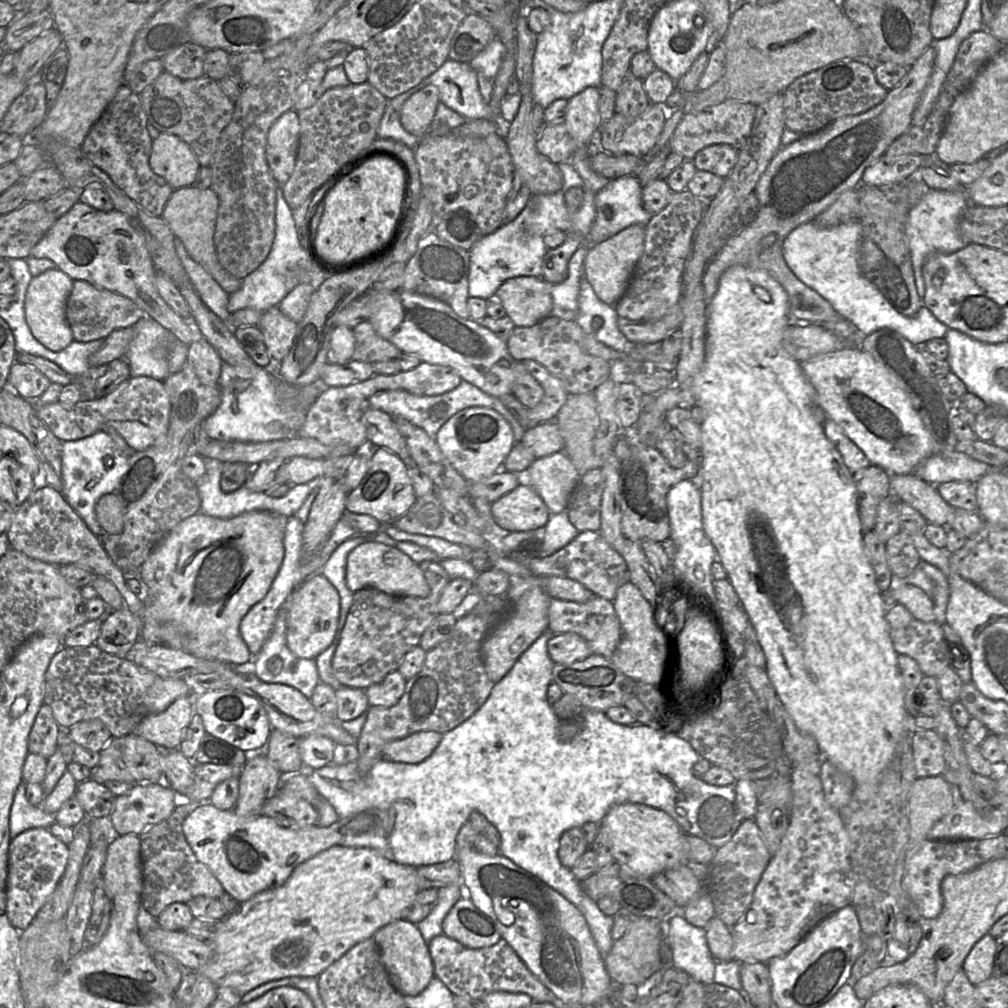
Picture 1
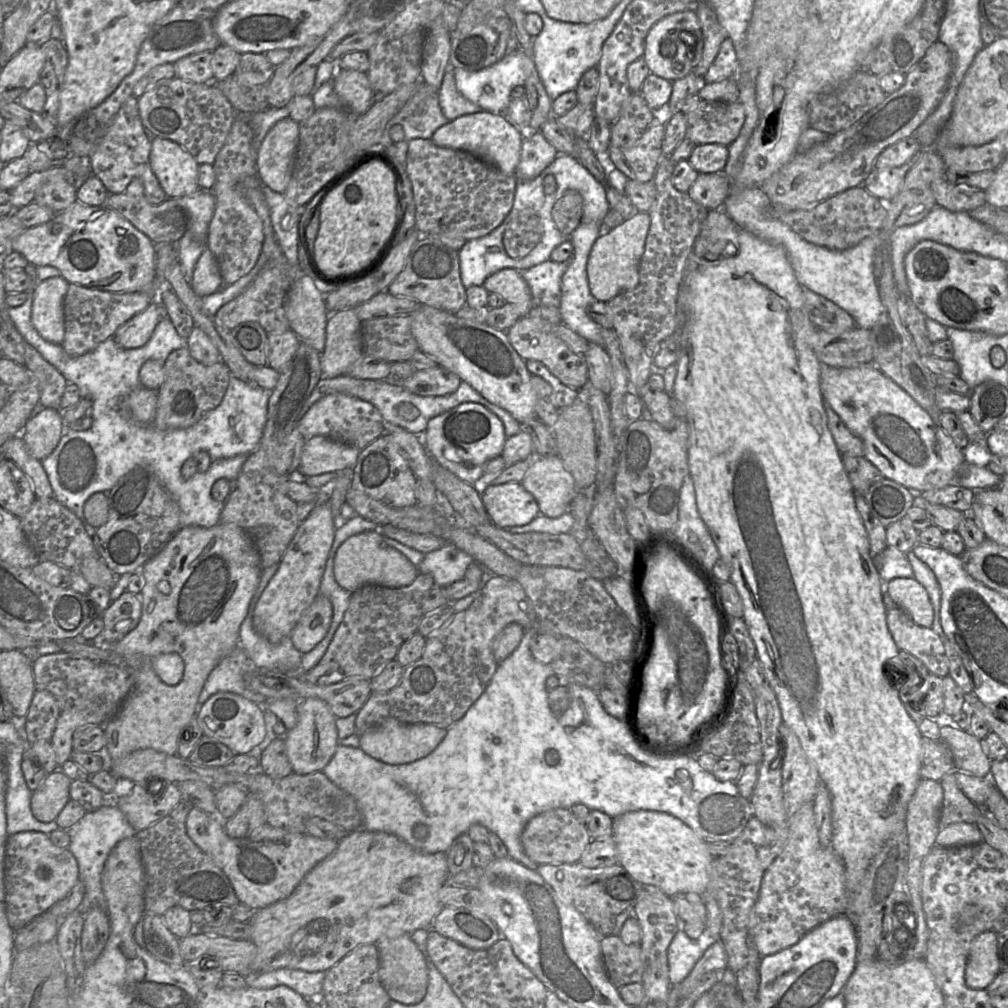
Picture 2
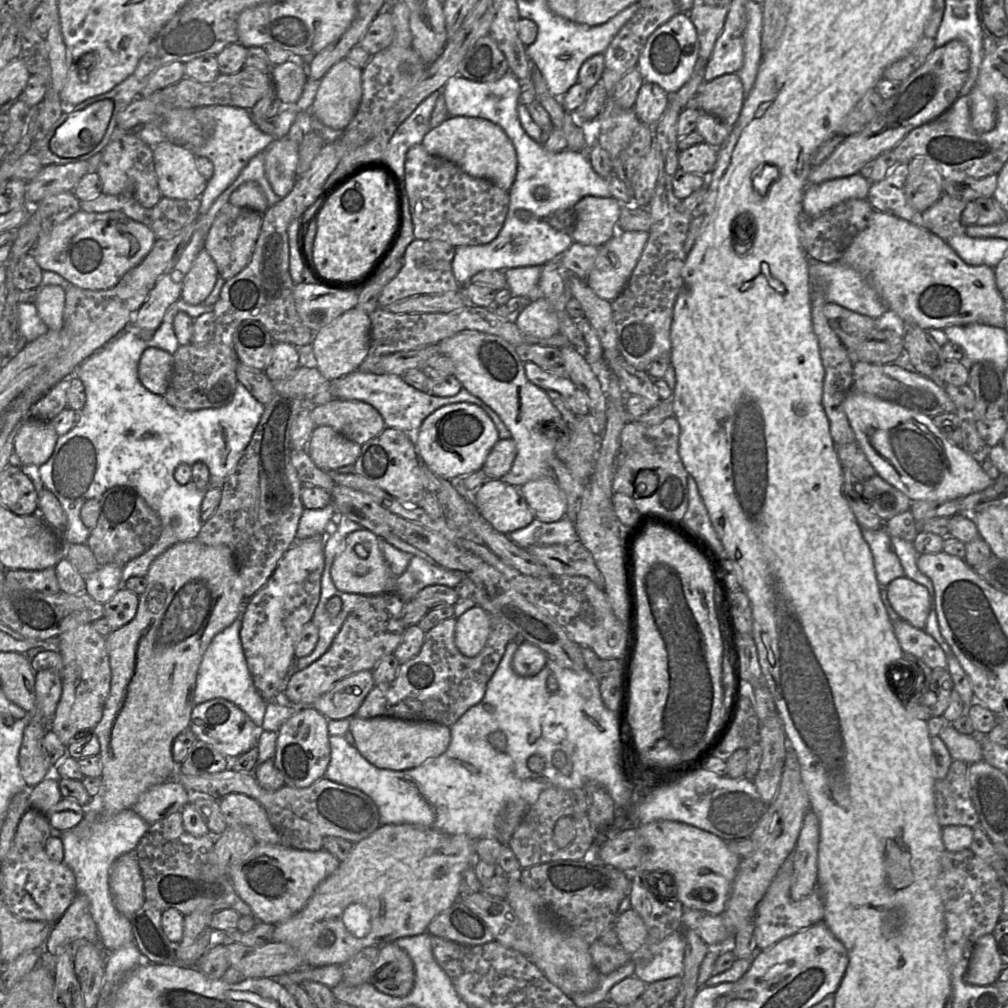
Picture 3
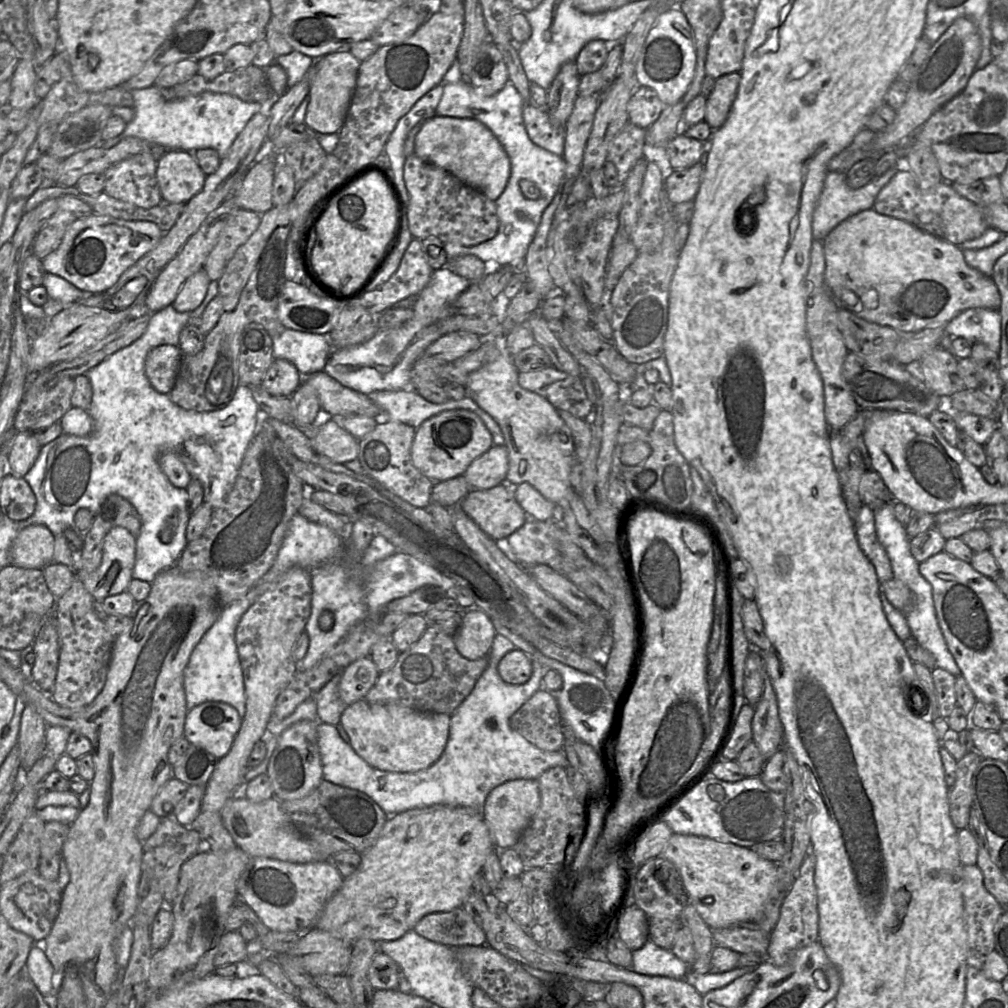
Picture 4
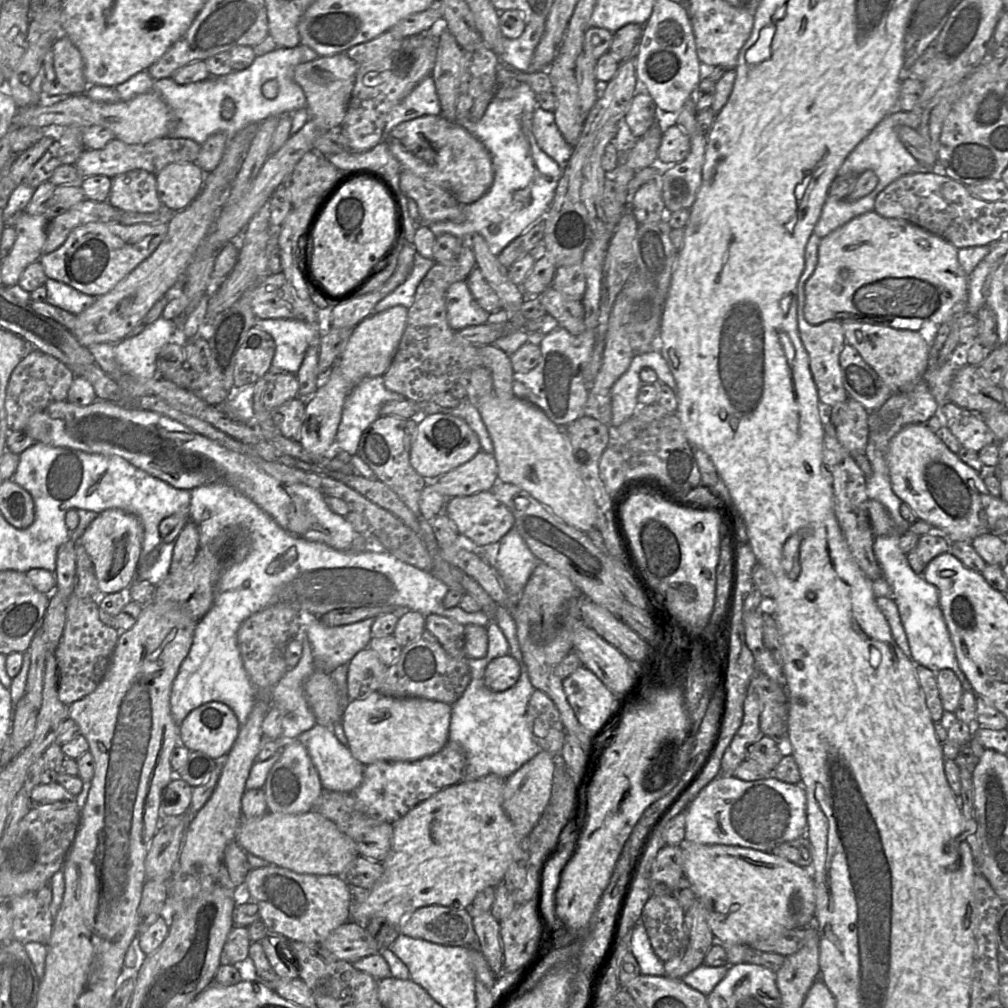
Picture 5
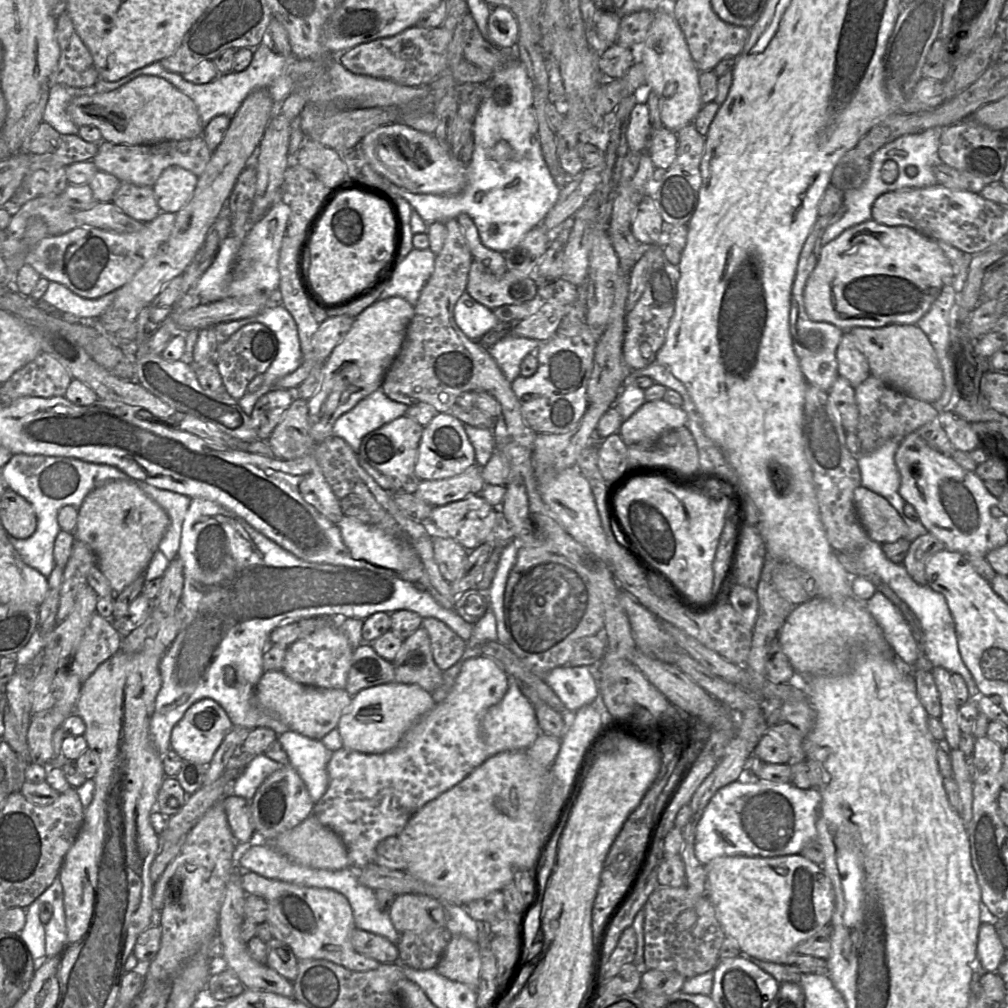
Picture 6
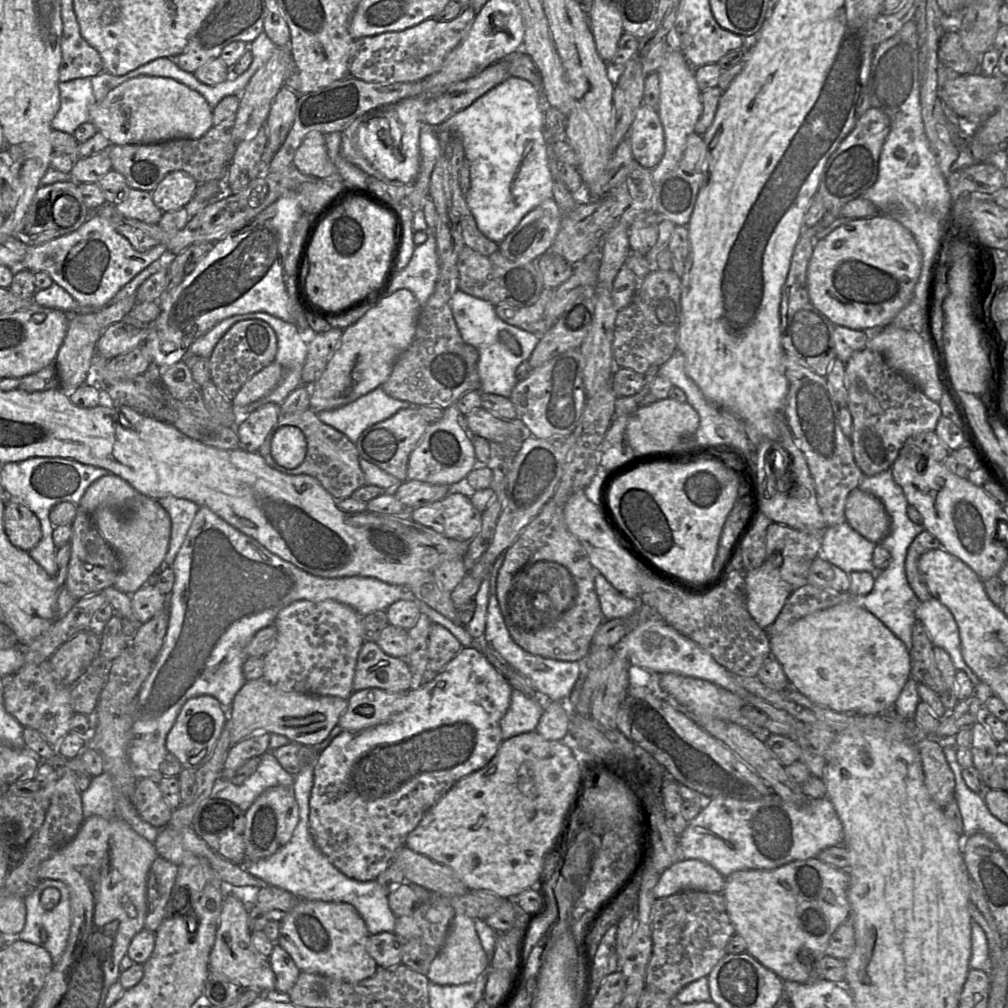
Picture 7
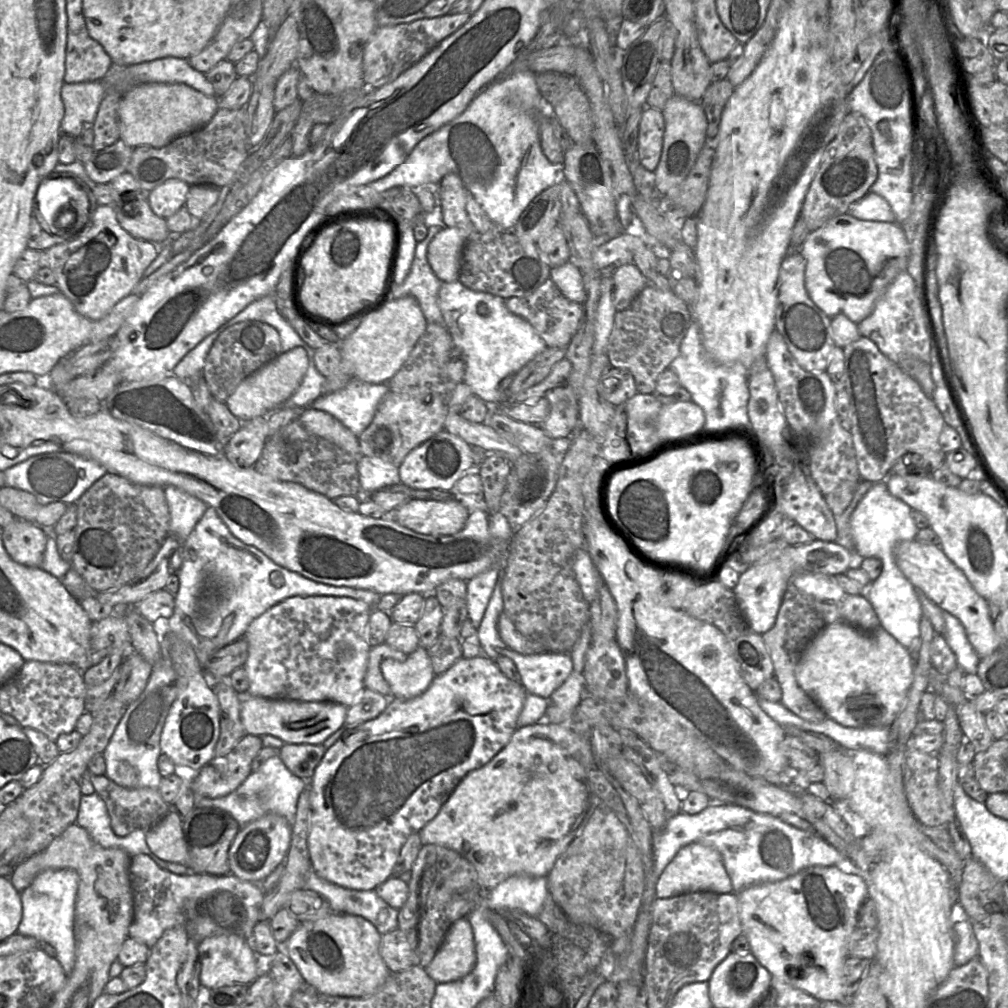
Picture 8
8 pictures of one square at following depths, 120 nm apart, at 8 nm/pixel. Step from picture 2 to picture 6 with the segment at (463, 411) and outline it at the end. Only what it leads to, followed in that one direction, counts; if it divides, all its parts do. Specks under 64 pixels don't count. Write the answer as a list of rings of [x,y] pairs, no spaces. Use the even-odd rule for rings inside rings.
[[[438,412],[423,429],[415,462],[415,475],[420,480],[445,479],[461,474],[474,464],[474,448],[463,423],[449,412]]]

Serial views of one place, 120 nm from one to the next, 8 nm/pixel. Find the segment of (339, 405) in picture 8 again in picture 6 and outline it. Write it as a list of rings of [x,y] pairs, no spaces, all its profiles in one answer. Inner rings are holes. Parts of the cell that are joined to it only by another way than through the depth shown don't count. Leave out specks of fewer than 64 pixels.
[[[378,388],[335,421],[333,425],[333,434],[342,438],[356,453],[358,453],[364,436],[395,418],[405,415],[408,407],[409,406],[406,404],[389,399],[382,389]]]

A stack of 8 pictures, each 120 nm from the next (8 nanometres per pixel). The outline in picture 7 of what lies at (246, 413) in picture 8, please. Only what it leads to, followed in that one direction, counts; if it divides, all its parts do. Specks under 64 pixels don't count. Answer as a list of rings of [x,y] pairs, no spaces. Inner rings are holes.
[[[272,362],[248,379],[232,400],[233,407],[245,407],[269,394],[283,377],[282,367]]]

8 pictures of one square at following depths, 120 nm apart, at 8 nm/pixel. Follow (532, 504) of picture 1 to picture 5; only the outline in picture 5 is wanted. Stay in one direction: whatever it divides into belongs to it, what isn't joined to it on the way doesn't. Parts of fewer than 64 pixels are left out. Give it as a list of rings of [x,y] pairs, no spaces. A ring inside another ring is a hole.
[[[492,491],[450,498],[443,512],[452,521],[461,538],[475,549],[483,549],[489,544],[499,542],[515,523],[512,511],[498,501]]]

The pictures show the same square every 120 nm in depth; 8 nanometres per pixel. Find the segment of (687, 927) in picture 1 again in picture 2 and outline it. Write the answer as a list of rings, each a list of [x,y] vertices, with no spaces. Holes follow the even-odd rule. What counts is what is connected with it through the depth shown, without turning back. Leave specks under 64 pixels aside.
[[[679,925],[668,949],[668,975],[672,984],[683,981],[692,971],[707,947],[707,939],[693,940]]]

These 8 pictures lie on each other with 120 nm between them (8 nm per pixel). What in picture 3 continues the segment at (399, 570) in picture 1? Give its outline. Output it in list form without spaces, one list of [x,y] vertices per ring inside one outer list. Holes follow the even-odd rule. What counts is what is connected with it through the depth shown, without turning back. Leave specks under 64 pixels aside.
[[[365,528],[353,531],[346,536],[341,545],[341,552],[335,557],[330,569],[332,581],[338,590],[364,596],[394,591],[394,580],[396,577],[392,574],[389,565],[379,548],[378,539],[378,536]]]

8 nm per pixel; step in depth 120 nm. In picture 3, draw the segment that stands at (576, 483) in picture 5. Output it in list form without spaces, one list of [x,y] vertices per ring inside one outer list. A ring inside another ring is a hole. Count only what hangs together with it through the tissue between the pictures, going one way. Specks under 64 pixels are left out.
[[[474,330],[462,331],[437,345],[441,355],[452,359],[454,376],[462,387],[498,414],[516,443],[513,465],[498,480],[521,487],[529,481],[551,476],[549,458],[568,445],[571,430],[547,392],[528,380],[515,346],[499,336]]]

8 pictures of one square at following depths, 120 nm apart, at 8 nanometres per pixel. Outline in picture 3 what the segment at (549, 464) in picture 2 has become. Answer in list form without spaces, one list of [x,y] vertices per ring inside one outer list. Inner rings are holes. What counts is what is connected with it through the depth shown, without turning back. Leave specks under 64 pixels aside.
[[[552,476],[529,481],[519,490],[533,511],[534,519],[552,523],[566,516],[566,495]]]

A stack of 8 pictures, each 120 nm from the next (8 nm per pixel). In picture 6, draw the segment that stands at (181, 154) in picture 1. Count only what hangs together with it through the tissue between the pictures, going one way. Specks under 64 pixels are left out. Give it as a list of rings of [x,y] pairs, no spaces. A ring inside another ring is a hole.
[[[180,166],[167,167],[153,186],[156,202],[162,212],[177,213],[191,199],[198,177]]]

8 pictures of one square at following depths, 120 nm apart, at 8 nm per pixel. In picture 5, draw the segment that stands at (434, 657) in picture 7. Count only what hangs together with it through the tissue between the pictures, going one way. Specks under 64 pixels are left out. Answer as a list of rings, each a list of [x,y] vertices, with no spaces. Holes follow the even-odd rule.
[[[437,615],[425,616],[425,629],[429,631],[451,657],[465,657],[464,626],[455,620]]]

